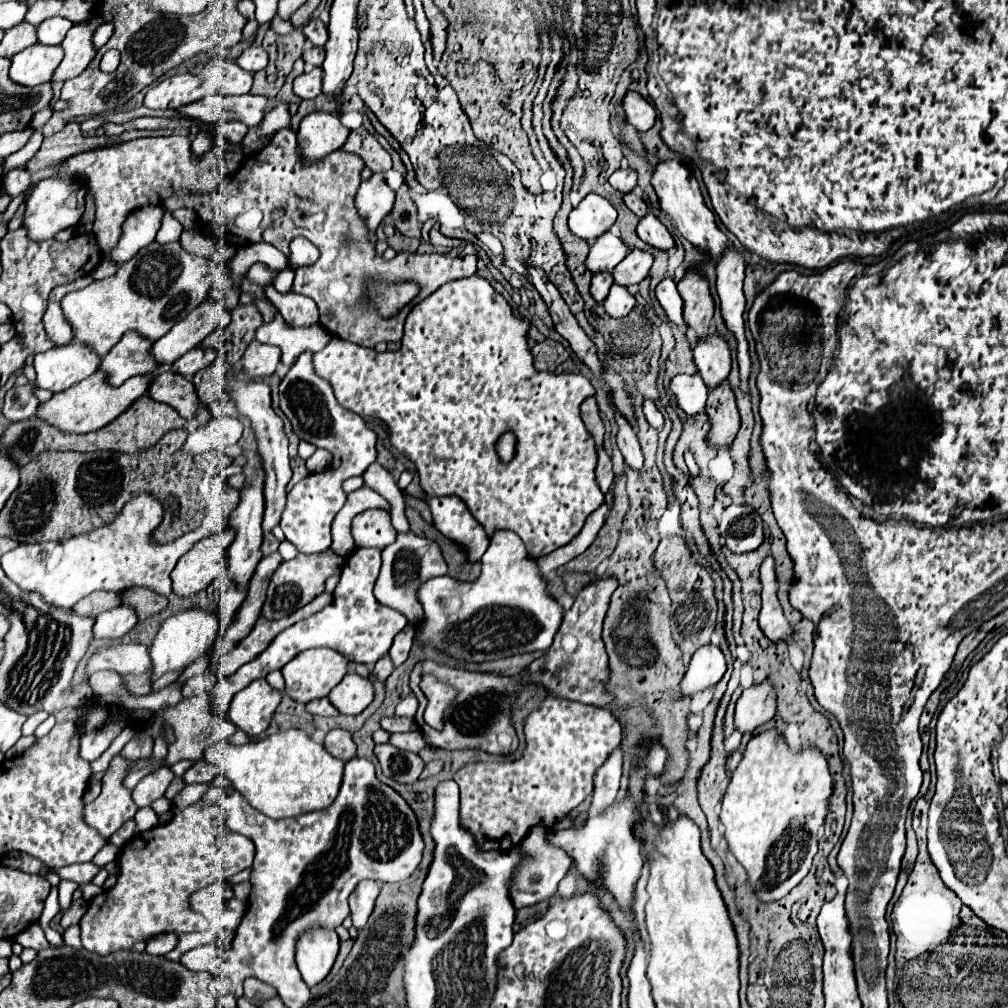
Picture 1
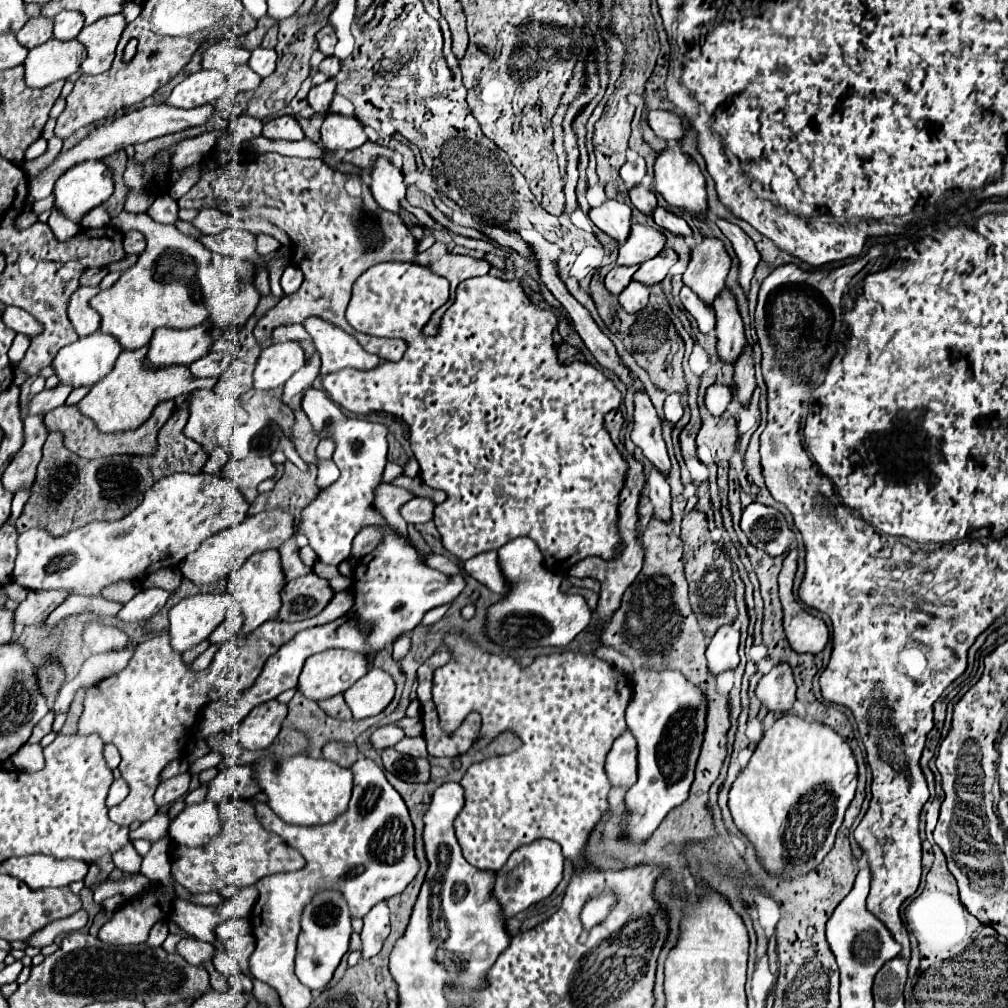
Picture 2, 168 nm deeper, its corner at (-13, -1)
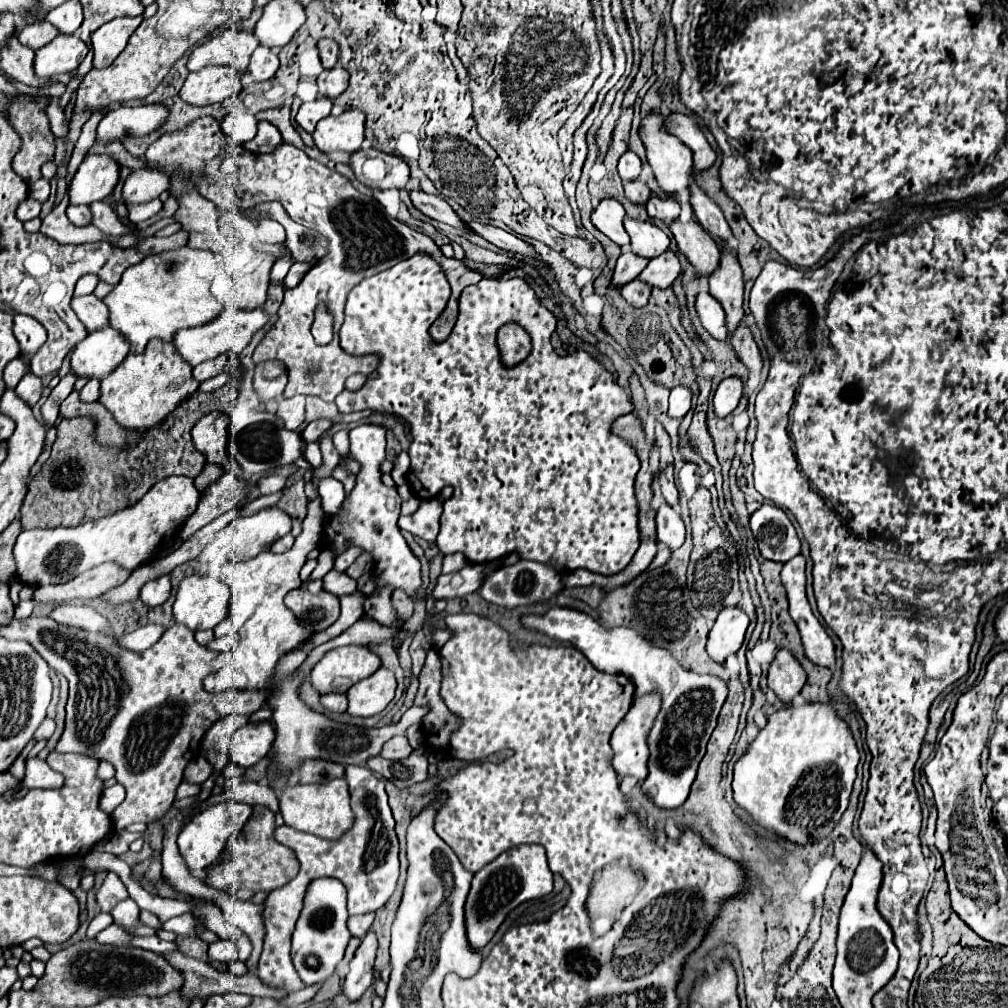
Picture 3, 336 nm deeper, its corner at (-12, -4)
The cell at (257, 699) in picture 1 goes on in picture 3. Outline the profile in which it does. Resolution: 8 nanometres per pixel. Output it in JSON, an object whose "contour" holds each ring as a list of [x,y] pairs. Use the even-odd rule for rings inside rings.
{"contour":[[[271,720],[251,722],[235,732],[229,756],[235,764],[247,768],[257,764],[263,756],[267,756],[273,742],[275,742],[275,728]]]}

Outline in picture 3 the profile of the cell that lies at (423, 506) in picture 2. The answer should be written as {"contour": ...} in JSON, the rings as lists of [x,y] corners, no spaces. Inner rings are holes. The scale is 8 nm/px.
{"contour":[[[435,498],[423,500],[413,514],[403,516],[403,530],[411,532],[413,536],[433,542],[439,532],[437,528],[439,518],[441,518],[441,502],[437,502]]]}

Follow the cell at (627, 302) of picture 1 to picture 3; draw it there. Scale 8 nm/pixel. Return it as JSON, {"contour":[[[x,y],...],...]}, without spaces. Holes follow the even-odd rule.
{"contour":[[[639,278],[631,280],[629,284],[625,284],[621,288],[621,296],[627,300],[627,304],[631,304],[633,308],[643,308],[649,302],[651,296],[651,288],[647,284],[643,284]]]}

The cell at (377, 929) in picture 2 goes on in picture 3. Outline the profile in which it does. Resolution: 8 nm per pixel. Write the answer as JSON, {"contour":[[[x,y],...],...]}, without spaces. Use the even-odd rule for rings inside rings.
{"contour":[[[369,930],[361,938],[361,946],[357,948],[357,952],[351,960],[349,972],[347,972],[345,982],[343,982],[343,992],[349,996],[349,1000],[357,1000],[357,996],[361,996],[365,992],[365,988],[371,986],[377,946],[379,946],[377,934],[373,930]]]}

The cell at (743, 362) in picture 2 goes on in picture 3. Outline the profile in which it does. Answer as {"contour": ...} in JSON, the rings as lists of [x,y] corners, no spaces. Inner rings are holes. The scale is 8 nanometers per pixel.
{"contour":[[[741,324],[733,334],[731,334],[731,344],[735,348],[737,358],[749,368],[749,372],[759,374],[761,372],[761,354],[759,348],[745,324]]]}

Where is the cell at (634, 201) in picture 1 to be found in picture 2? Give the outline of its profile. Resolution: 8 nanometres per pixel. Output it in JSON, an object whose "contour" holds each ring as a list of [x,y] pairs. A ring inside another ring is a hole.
{"contour":[[[644,185],[632,187],[632,189],[628,191],[628,195],[630,195],[632,205],[634,205],[638,211],[642,211],[644,215],[652,215],[652,211],[654,211],[656,205],[658,205],[654,191],[652,191],[652,189],[646,189]]]}

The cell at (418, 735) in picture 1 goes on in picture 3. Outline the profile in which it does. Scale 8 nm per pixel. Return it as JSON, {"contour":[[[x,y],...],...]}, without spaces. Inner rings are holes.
{"contour":[[[393,736],[381,750],[381,756],[387,760],[403,760],[407,756],[411,756],[413,748],[409,744],[409,740],[405,736]]]}

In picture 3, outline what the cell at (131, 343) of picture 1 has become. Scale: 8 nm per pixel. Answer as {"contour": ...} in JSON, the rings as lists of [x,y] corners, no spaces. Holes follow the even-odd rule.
{"contour":[[[225,308],[215,320],[211,320],[211,324],[203,324],[197,328],[185,328],[175,332],[171,344],[175,346],[175,350],[179,352],[179,356],[191,364],[197,366],[205,360],[211,360],[223,352],[233,352],[239,354],[251,340],[251,336],[267,322],[267,314],[263,312],[263,308],[255,308],[255,310],[239,310],[239,308]]]}

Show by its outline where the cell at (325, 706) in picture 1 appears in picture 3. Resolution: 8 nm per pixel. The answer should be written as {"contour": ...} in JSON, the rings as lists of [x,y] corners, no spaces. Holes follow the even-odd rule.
{"contour":[[[323,694],[321,696],[323,708],[331,712],[345,712],[347,710],[347,696],[345,694]]]}

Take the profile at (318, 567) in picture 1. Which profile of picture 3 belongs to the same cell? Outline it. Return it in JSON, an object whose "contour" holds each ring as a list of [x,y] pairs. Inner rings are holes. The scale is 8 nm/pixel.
{"contour":[[[305,586],[291,590],[285,596],[285,606],[297,616],[297,622],[311,630],[325,630],[339,618],[339,596],[331,592],[311,594]]]}

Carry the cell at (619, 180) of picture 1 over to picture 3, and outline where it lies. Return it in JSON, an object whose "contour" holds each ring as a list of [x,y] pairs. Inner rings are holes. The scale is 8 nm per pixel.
{"contour":[[[625,152],[621,156],[621,160],[619,160],[619,176],[621,176],[623,184],[627,184],[631,180],[637,180],[639,172],[641,172],[641,160],[639,160],[639,156],[633,154],[633,152]]]}

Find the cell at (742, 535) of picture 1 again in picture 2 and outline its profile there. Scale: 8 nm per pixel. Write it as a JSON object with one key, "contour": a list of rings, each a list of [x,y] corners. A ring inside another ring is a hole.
{"contour":[[[752,503],[744,509],[740,527],[754,547],[772,557],[788,551],[796,539],[786,523],[786,517],[778,509],[760,503]]]}

